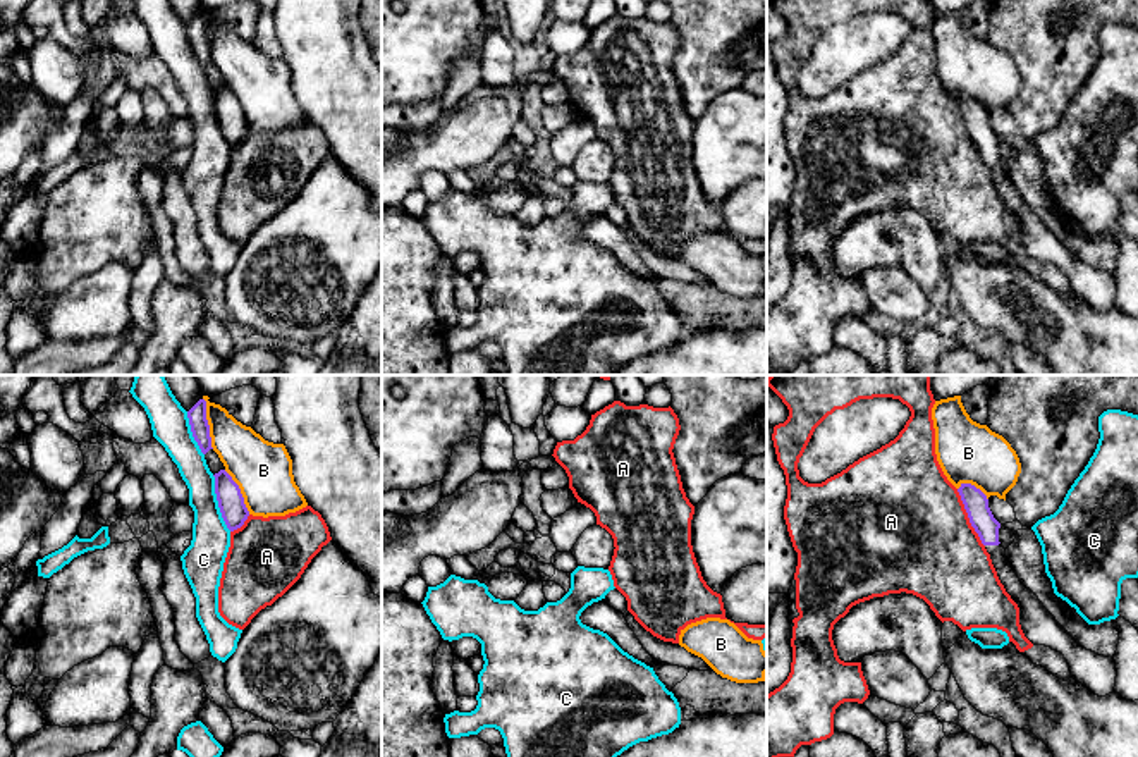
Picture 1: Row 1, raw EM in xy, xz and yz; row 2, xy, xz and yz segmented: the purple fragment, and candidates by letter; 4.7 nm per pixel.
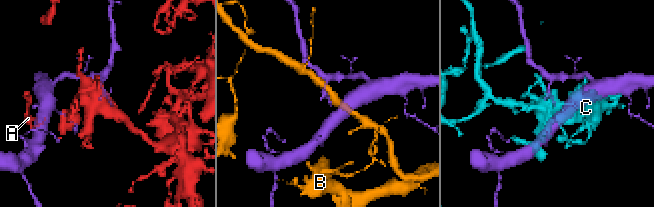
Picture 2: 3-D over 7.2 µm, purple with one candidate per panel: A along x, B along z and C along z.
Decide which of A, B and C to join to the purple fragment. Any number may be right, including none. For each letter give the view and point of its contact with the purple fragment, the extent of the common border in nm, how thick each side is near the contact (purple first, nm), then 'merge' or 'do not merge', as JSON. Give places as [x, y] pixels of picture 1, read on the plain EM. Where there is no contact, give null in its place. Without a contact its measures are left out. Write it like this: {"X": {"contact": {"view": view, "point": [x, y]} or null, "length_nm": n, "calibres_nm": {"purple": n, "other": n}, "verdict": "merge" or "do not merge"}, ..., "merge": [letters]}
{"A": {"contact": {"view": "yz", "point": [968, 131]}, "length_nm": 300, "calibres_nm": {"purple": 110, "other": 500}, "verdict": "do not merge"}, "B": {"contact": {"view": "xy", "point": [207, 38]}, "length_nm": 240, "calibres_nm": {"purple": 90, "other": 240}, "verdict": "do not merge"}, "C": {"contact": {"view": "xy", "point": [219, 117]}, "length_nm": 280, "calibres_nm": {"purple": 120, "other": 180}, "verdict": "do not merge"}, "merge": []}

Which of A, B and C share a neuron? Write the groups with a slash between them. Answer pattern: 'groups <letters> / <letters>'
groups A / B / C

